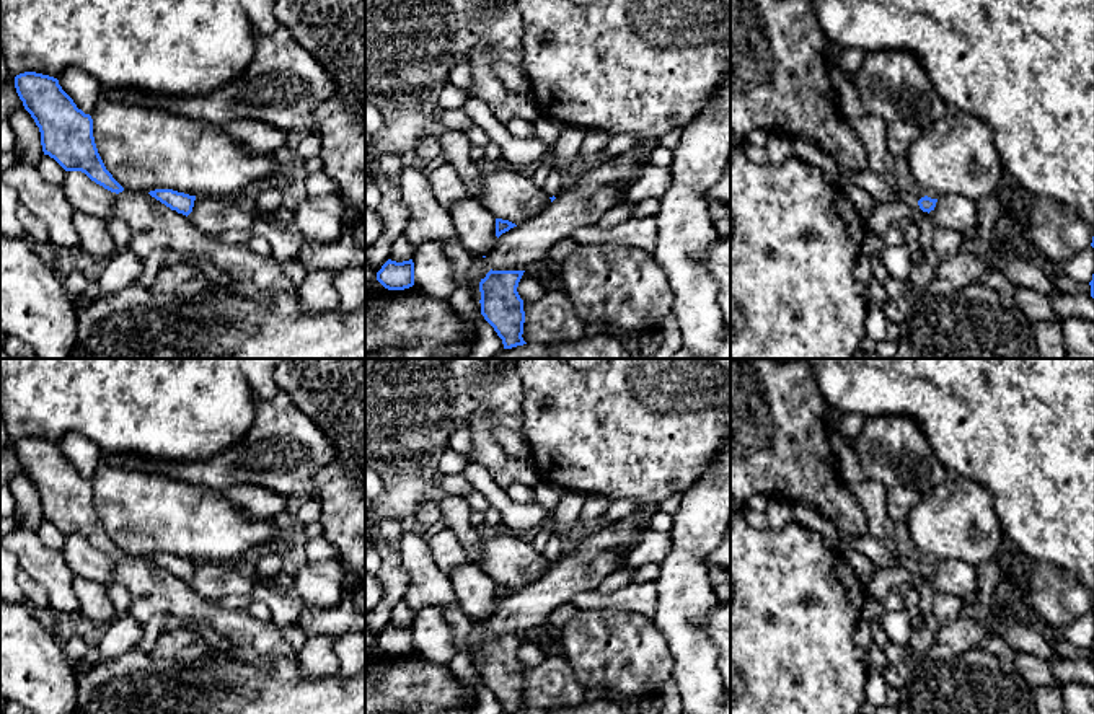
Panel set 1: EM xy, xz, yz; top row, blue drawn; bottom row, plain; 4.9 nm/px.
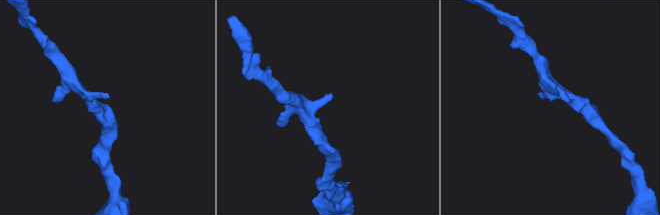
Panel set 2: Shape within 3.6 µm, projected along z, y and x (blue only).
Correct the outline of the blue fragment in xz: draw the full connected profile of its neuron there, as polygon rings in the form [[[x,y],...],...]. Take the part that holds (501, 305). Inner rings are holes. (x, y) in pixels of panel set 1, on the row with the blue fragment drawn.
[[[489,271],[479,282],[481,292],[481,315],[494,328],[502,339],[504,349],[512,349],[527,344],[522,337],[525,311],[523,300],[520,298],[517,287],[525,271]]]

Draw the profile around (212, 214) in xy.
[[[205,196],[194,201],[187,220],[202,233],[220,235],[227,230],[246,230],[254,215],[240,209],[230,197]]]

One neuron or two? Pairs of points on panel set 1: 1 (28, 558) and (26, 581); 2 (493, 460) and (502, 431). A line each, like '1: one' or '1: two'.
1: two
2: two

